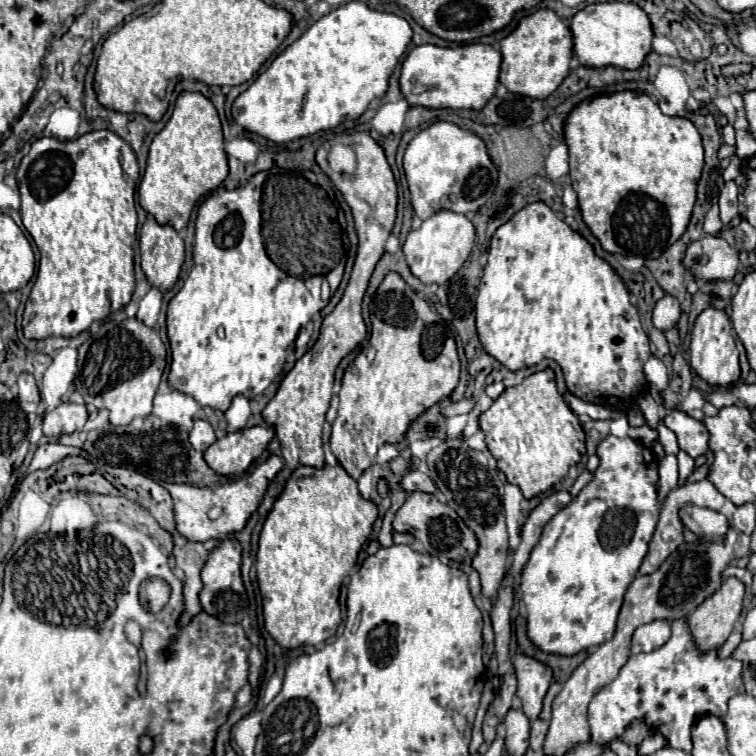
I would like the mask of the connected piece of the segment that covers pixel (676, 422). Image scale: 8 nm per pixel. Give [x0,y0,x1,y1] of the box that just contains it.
[663,410,709,458]

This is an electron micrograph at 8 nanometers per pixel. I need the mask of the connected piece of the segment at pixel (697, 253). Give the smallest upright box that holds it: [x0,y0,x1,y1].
[683,236,739,282]

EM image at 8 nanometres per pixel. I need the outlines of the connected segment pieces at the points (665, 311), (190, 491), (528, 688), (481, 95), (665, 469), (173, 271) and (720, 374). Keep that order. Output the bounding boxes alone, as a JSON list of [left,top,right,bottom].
[[653,294,679,330],[165,456,283,542],[513,654,553,722],[399,44,501,110],[659,454,679,502],[139,216,185,292],[689,308,739,388]]

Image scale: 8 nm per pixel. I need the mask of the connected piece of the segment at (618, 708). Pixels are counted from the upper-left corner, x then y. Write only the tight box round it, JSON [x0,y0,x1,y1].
[589,618,743,754]

